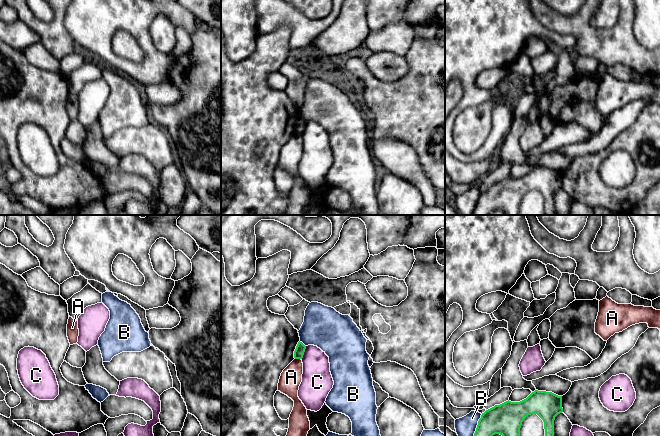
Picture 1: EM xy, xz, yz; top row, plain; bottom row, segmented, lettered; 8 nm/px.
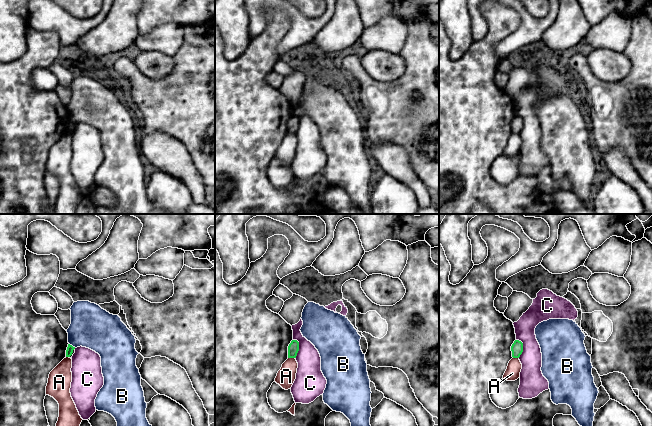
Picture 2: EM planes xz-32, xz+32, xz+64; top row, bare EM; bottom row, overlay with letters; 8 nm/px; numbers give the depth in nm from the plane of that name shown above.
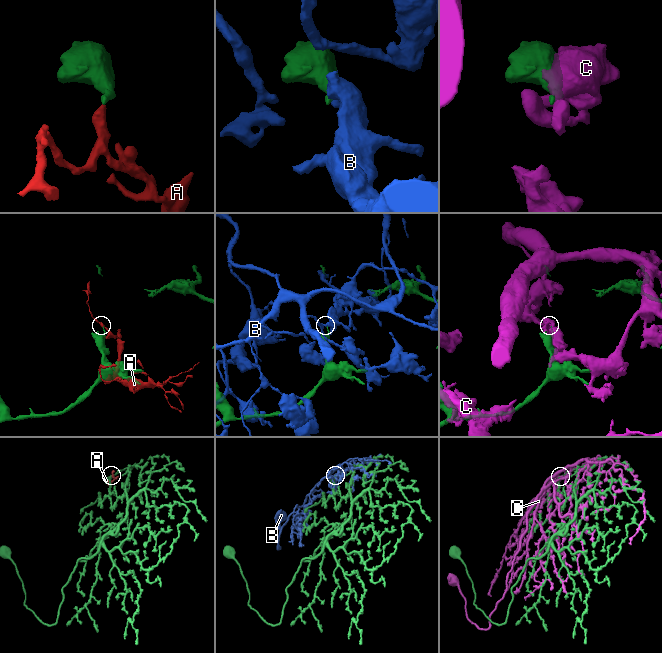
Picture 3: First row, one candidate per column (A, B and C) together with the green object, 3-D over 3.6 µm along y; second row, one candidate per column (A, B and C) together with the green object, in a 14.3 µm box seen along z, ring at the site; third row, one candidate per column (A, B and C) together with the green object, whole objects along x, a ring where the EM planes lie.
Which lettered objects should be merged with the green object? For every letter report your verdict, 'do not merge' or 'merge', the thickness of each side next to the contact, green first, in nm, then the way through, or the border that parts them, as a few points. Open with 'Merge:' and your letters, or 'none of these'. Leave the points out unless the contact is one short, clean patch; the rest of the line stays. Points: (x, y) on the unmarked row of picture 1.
Merge: none of these
A: do not merge | 80/170 nm
B: do not merge | 80/320 nm
C: do not merge | 80/240 nm

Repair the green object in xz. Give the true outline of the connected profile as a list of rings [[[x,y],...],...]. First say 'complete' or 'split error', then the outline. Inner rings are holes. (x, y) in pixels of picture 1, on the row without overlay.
complete | [[[298,118],[296,125],[294,127],[294,134],[295,135],[302,135],[304,128],[305,128],[306,122],[302,118]]]

